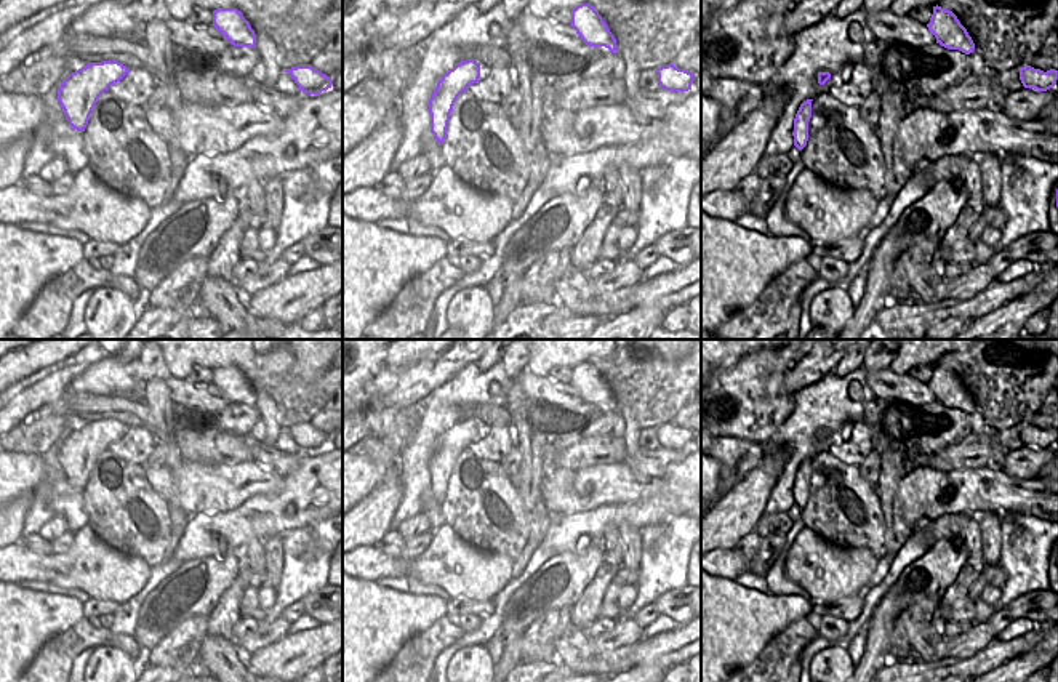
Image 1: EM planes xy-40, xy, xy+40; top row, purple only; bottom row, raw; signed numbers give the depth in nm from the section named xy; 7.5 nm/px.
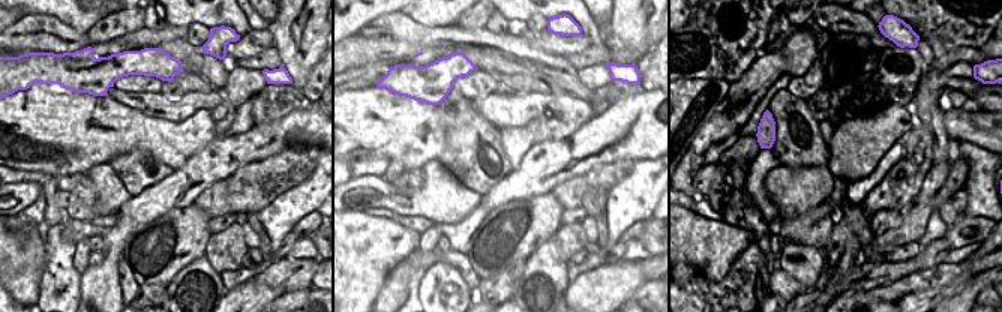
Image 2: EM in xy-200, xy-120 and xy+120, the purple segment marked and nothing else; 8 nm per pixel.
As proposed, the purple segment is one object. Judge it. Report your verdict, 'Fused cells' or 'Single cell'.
Single cell.

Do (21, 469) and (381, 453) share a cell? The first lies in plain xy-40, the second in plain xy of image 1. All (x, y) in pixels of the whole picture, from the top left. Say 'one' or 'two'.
two

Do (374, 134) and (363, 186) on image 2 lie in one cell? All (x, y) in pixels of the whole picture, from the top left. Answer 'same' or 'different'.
different

